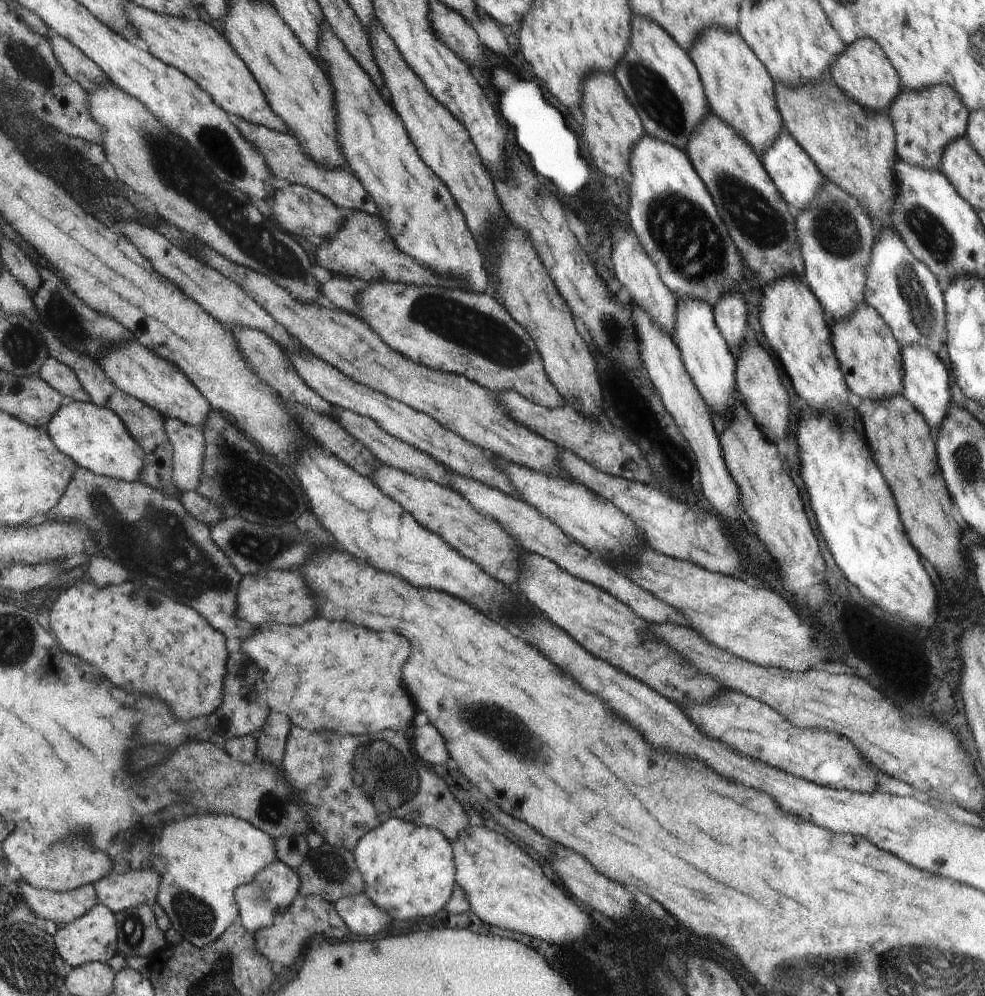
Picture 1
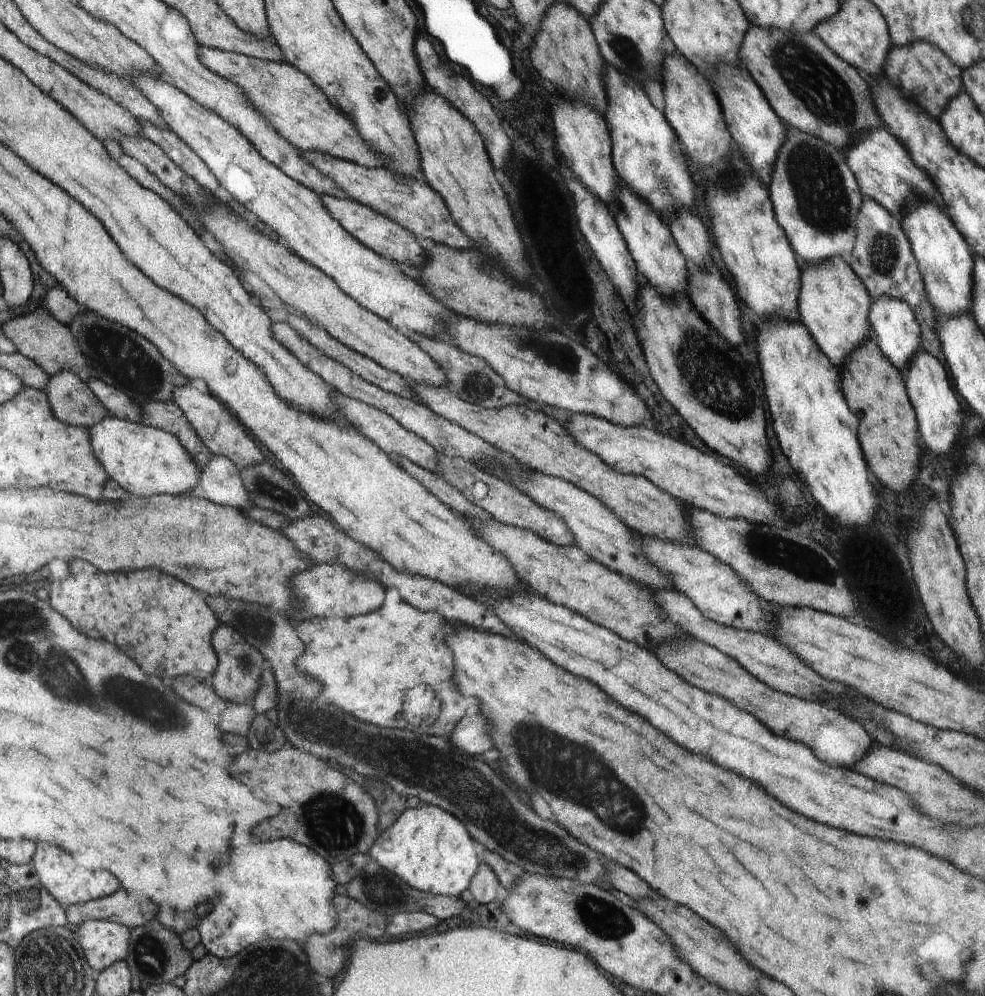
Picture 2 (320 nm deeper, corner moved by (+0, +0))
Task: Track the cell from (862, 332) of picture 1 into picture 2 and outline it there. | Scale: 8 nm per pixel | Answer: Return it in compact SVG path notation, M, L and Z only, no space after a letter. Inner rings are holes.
M832 257L818 264L802 264L802 286L800 287L800 316L804 324L816 336L820 348L836 360L842 368L843 362L862 343L872 336L870 323L871 297L863 281L859 279L846 258Z

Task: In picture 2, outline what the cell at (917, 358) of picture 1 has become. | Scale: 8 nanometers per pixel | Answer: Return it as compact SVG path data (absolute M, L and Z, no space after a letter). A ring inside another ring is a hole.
M881 296L871 301L870 323L872 336L877 342L881 351L888 357L896 368L906 368L911 363L911 358L915 357L915 352L920 346L920 328L918 322L914 318L912 308L908 306L906 301L892 298L889 296Z

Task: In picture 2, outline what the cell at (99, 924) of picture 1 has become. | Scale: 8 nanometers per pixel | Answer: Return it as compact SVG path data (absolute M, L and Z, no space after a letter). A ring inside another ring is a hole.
M88 919L79 927L80 944L92 968L102 972L125 960L129 951L129 928L104 919Z

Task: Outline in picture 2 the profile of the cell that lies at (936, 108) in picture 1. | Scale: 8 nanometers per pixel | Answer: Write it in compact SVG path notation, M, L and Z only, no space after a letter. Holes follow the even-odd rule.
M919 40L906 46L892 46L882 72L909 98L911 103L939 120L950 100L963 90L962 69L940 47Z

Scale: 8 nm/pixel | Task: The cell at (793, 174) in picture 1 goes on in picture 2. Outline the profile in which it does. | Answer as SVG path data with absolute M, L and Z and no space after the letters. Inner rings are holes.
M720 63L715 68L713 83L716 85L716 96L723 104L723 115L727 119L733 146L744 152L748 160L752 160L752 168L760 172L760 180L767 191L770 190L772 172L776 164L776 156L782 150L784 139L787 138L787 127L781 120L771 103L767 100L755 79L740 63ZM772 162L772 164L770 164Z

